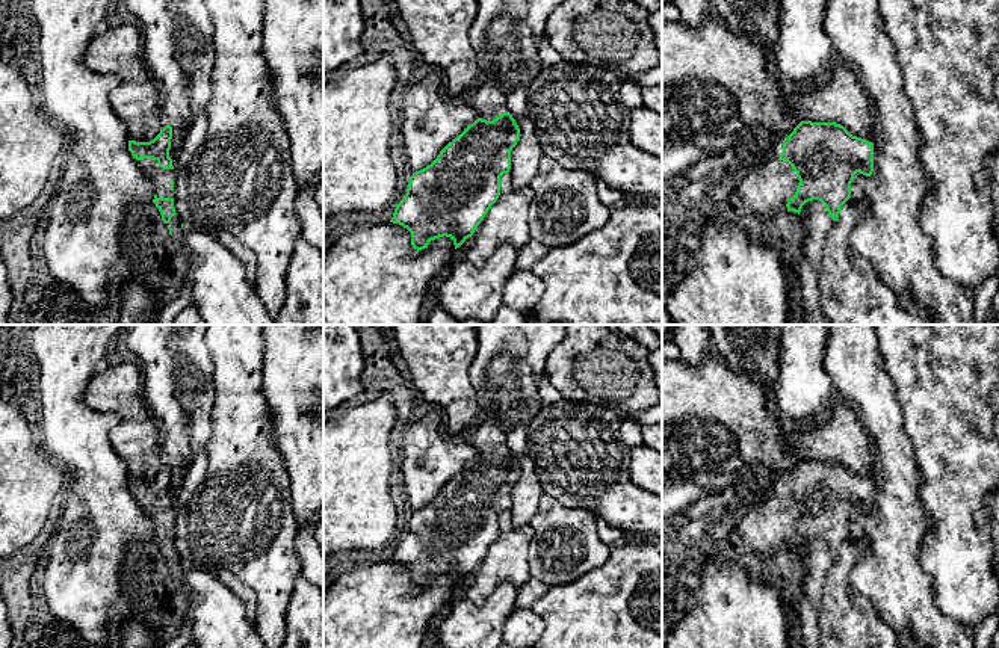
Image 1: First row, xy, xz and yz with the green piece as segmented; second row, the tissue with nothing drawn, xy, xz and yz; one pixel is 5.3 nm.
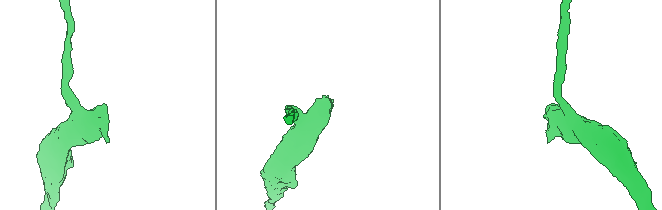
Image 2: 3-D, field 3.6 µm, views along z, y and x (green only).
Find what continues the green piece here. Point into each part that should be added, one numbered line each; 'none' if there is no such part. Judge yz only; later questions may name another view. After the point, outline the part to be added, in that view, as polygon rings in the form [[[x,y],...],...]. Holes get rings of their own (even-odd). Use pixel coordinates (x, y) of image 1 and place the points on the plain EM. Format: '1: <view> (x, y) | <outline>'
1: yz (763, 532) | [[[777,492],[748,512],[735,532],[745,554],[757,557],[766,572],[766,565],[774,556],[787,550],[787,538],[795,535],[798,521],[796,511]]]

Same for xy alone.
1: xy (160, 517) | [[[141,497],[138,503],[151,520],[157,536],[174,536],[174,529],[171,527],[171,518],[175,512],[174,508],[162,508],[157,498],[153,497]]]

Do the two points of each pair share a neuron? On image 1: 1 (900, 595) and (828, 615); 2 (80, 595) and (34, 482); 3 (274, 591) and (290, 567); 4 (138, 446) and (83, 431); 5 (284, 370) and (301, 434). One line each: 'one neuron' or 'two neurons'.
1: two neurons
2: two neurons
3: one neuron
4: two neurons
5: one neuron

